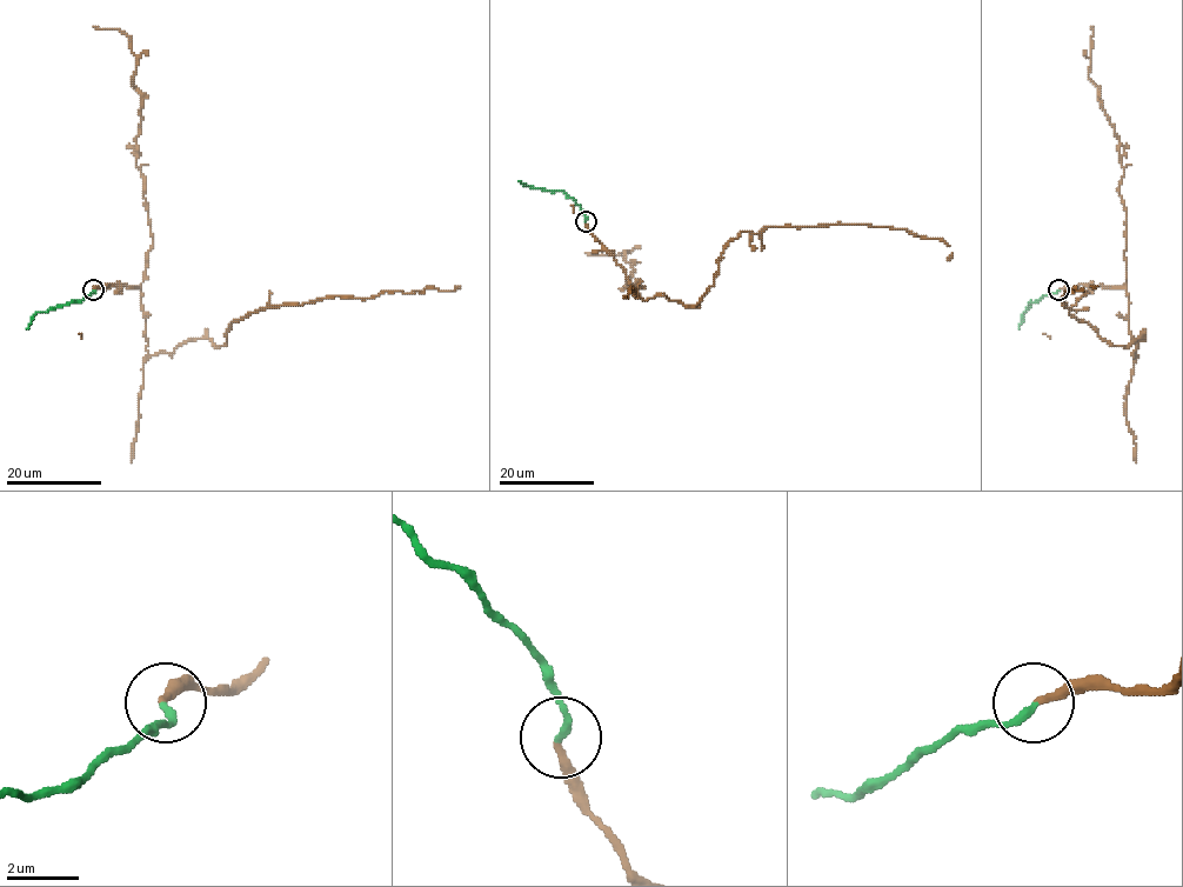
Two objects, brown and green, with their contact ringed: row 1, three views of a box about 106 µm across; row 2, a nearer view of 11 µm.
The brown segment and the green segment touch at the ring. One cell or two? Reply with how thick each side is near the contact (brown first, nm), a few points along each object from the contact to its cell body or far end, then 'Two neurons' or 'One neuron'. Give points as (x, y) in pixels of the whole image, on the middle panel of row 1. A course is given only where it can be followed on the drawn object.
Thickness 220 nm (brown) against 200 nm. Course of brown: (586, 221), (637, 299), (695, 306), (743, 231), (904, 228), (947, 242), (948, 259). Course of green: (586, 221), (585, 212), (562, 191), (530, 187), (520, 181). One neuron

